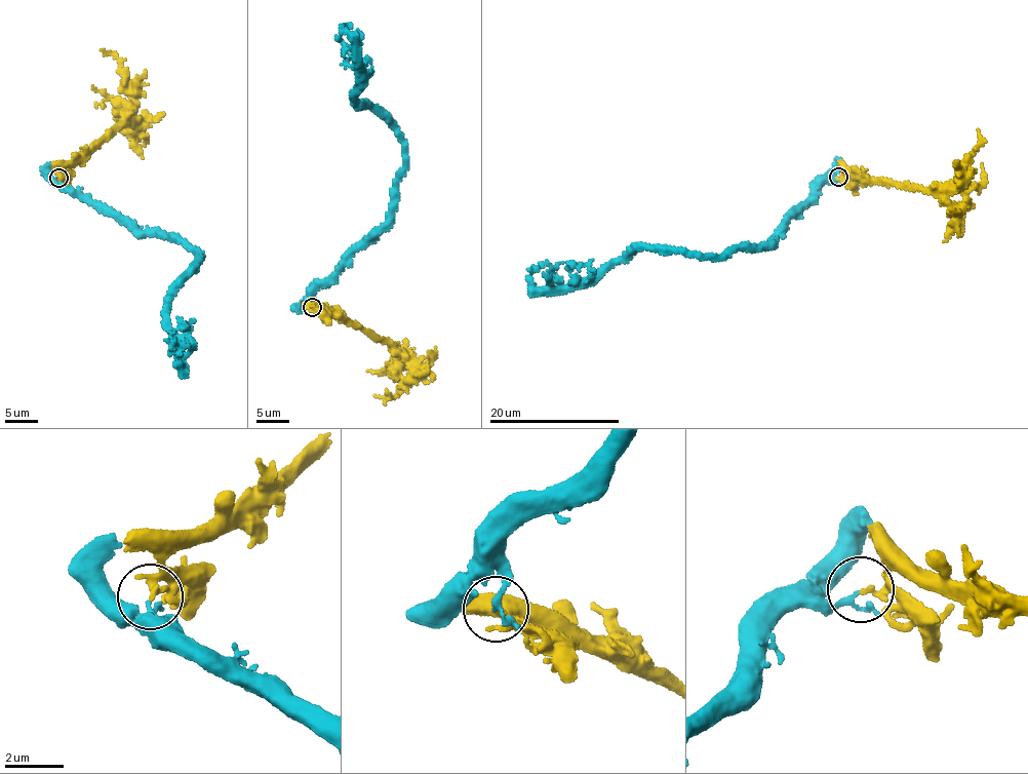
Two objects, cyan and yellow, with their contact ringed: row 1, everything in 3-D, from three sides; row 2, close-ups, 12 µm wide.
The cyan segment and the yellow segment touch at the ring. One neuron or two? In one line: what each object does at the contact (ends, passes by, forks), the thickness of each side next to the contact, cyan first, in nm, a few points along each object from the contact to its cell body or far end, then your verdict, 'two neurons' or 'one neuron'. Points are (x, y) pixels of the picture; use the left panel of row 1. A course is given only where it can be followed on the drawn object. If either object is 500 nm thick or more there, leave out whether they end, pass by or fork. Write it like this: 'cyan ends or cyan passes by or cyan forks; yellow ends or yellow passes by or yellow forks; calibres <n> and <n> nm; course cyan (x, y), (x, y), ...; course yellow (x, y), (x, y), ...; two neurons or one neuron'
cyan passes by; yellow passes by; calibres 140 and 130 nm; course cyan (58, 178), (142, 232), (194, 248), (201, 260), (182, 275), (165, 314), (181, 368), (178, 355), (190, 347); course yellow (58, 178), (65, 166), (83, 159), (117, 130), (130, 108), (132, 98), (120, 63), (102, 50); one neuron

